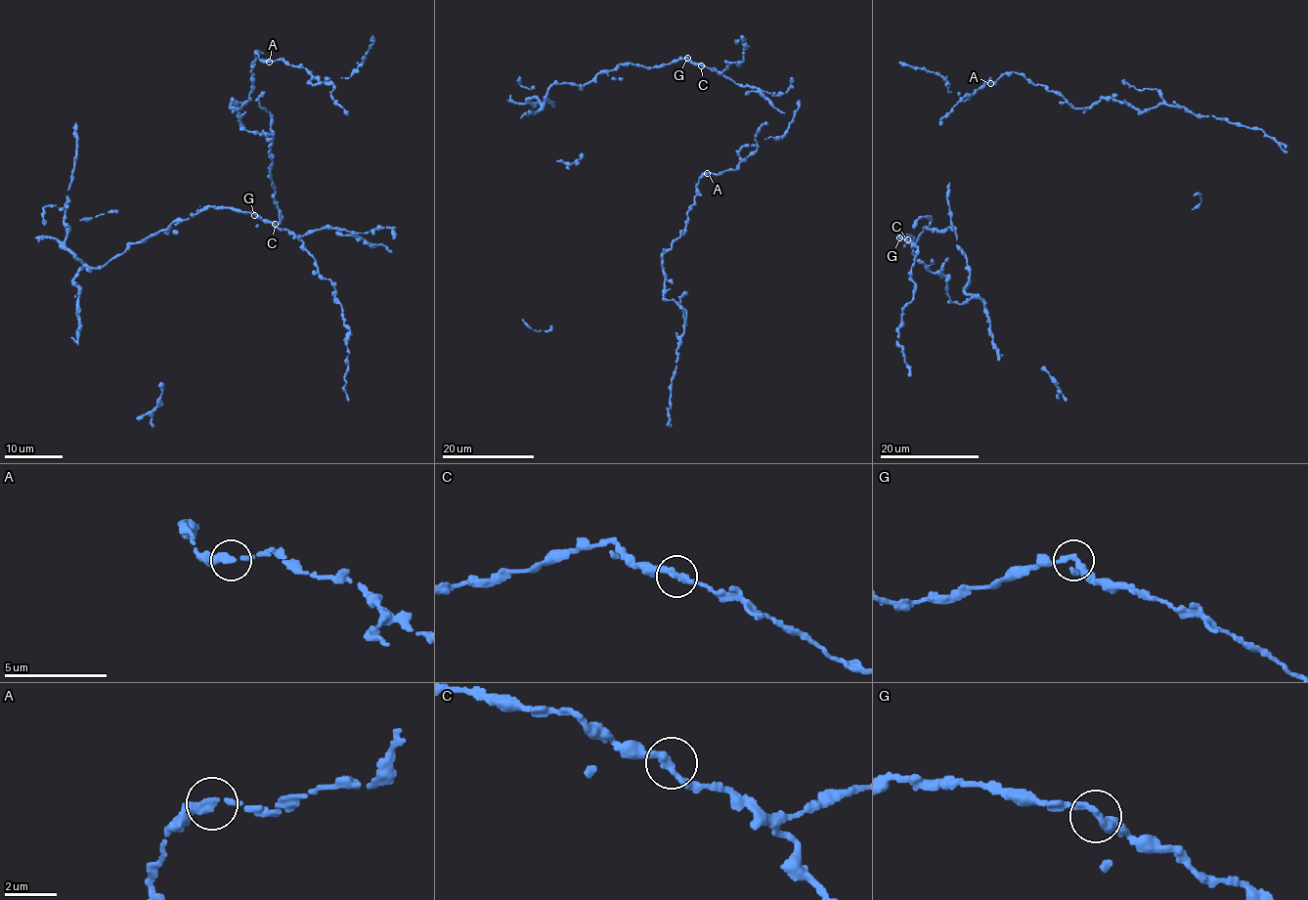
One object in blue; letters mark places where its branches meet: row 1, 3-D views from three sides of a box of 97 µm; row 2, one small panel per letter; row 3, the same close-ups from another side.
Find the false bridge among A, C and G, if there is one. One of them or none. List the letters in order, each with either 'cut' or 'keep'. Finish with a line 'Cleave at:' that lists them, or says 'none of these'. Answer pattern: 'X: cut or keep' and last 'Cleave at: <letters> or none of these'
A: keep
C: keep
G: keep
Cleave at: none of these

